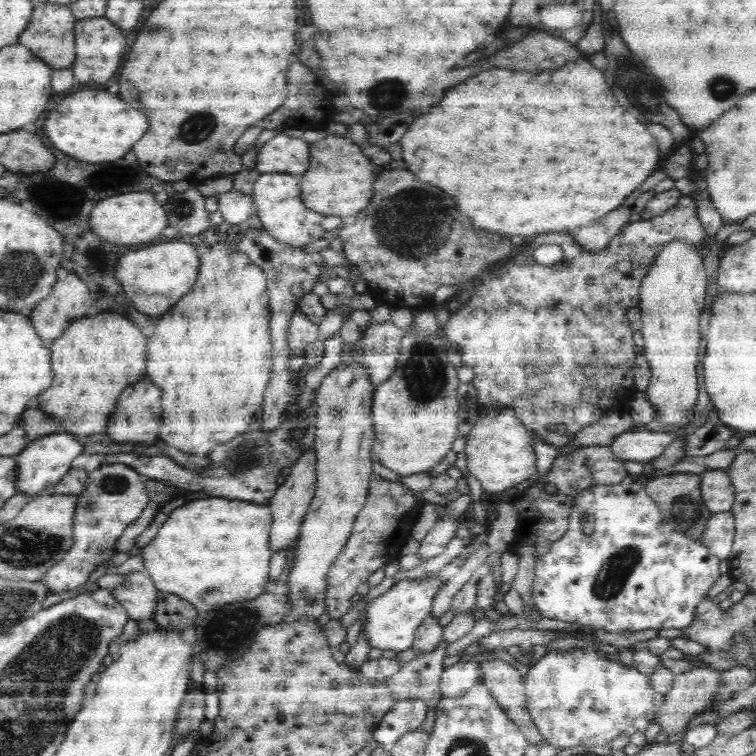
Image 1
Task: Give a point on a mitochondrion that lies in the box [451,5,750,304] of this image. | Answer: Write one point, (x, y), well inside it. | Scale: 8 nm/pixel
(637, 82)

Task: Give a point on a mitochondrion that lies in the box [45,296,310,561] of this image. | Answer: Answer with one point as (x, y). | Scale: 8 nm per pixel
(243, 457)

